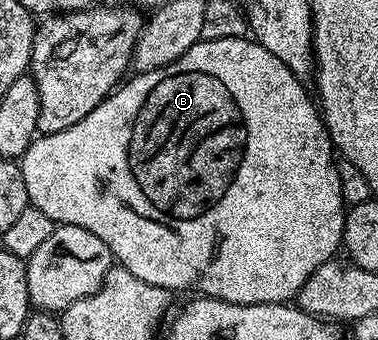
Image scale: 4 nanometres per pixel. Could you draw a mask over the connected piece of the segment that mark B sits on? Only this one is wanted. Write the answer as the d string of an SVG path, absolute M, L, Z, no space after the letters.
M242 36L218 38L217 40L201 39L194 46L190 46L190 50L186 50L186 54L182 54L182 58L149 72L136 72L133 77L133 80L131 78L125 79L115 92L111 92L101 104L94 106L94 110L90 110L90 114L86 114L86 118L82 118L82 122L74 122L74 126L70 126L70 130L58 130L58 134L50 134L49 136L37 135L36 139L32 141L30 147L18 160L22 170L22 178L26 182L29 205L42 210L42 214L46 214L46 218L50 218L57 225L82 226L82 230L90 230L90 234L102 238L102 242L106 242L106 246L112 251L113 261L119 267L130 270L130 274L134 274L134 278L142 278L142 282L150 282L150 286L162 286L173 294L192 292L188 294L199 294L201 297L213 300L225 300L231 304L287 304L295 301L299 297L304 283L314 274L314 270L318 270L318 266L333 259L341 251L344 243L344 213L346 211L346 205L342 198L342 182L338 178L338 167L334 160L332 164L334 145L332 139L328 137L328 128L324 124L324 117L317 101L313 99L310 92L310 97L308 97L308 92L304 89L305 81L296 76L290 70L290 66L286 66L286 62L282 62L282 58L274 58L274 54L270 54L270 50L266 50L266 46L257 44L255 39Z

